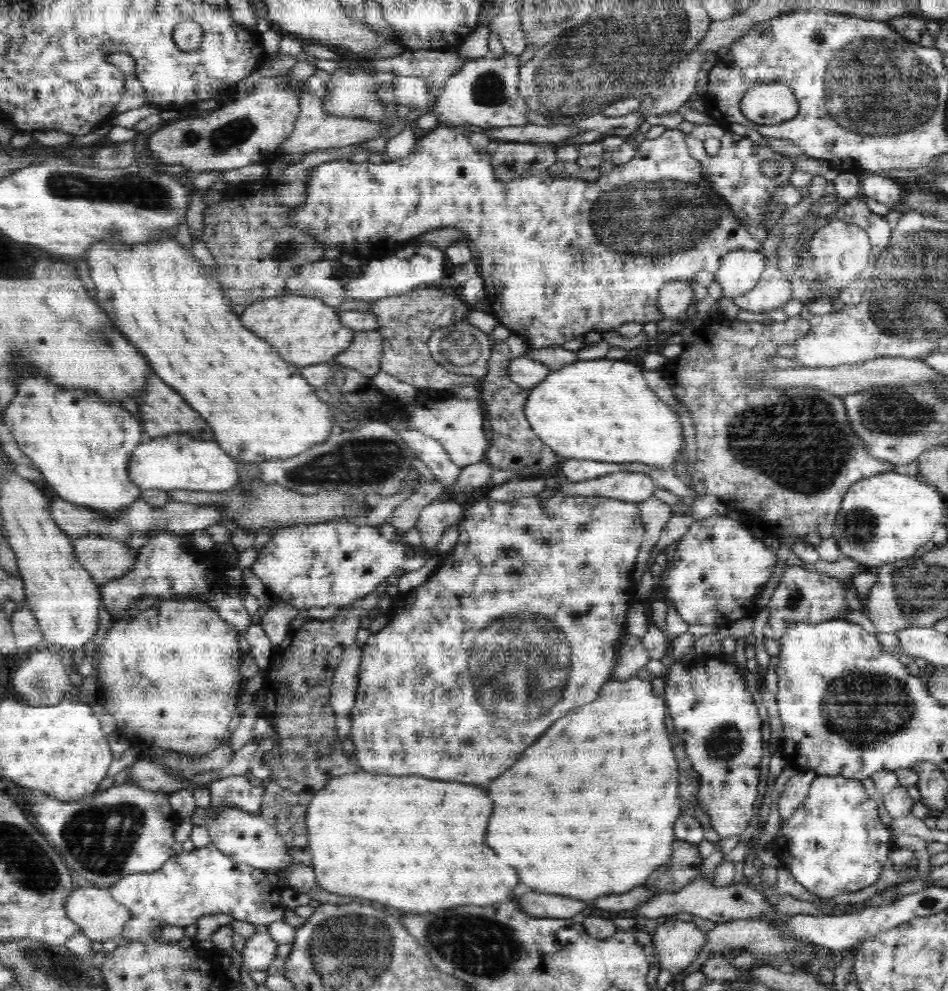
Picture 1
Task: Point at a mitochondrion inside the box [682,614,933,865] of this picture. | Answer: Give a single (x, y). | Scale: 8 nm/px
(862, 708)

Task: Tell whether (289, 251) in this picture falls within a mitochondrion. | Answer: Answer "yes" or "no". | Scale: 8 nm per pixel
yes

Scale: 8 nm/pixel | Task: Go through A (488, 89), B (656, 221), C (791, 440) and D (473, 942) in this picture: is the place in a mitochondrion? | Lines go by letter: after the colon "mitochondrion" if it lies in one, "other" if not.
A: mitochondrion
B: mitochondrion
C: mitochondrion
D: mitochondrion

